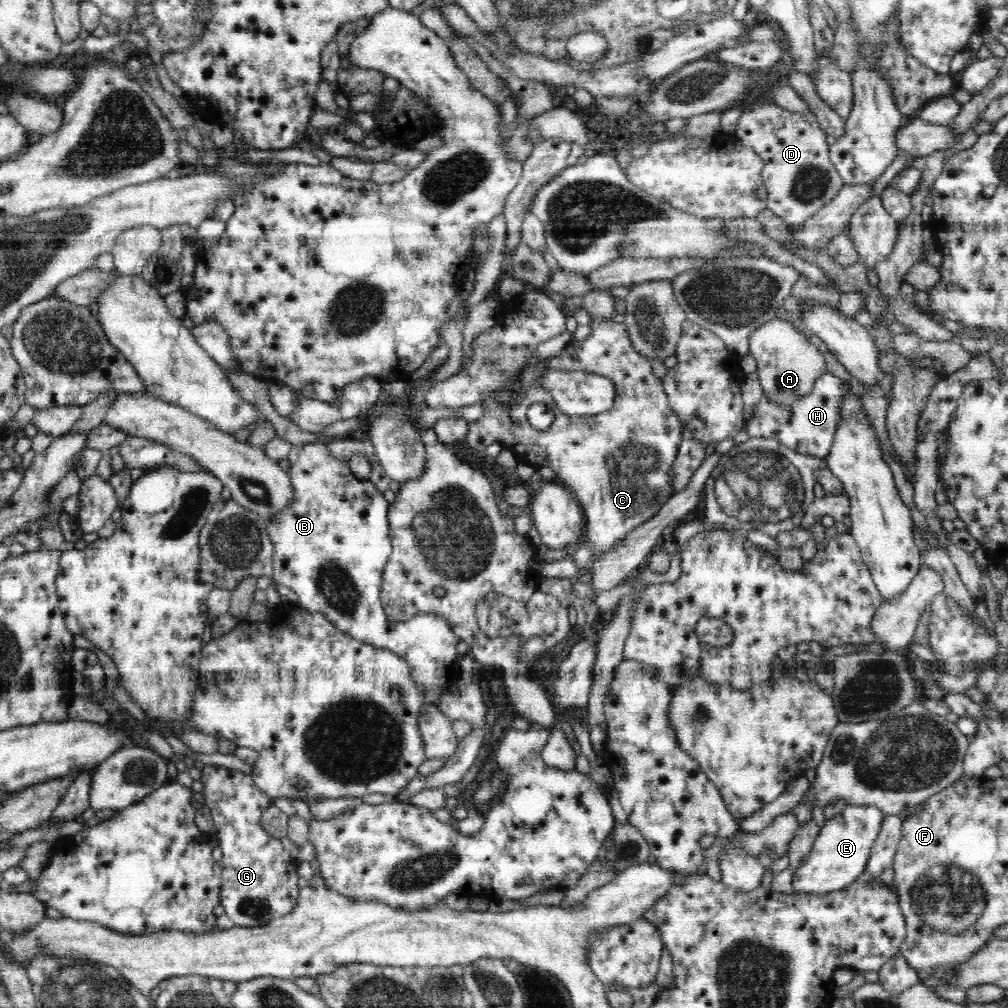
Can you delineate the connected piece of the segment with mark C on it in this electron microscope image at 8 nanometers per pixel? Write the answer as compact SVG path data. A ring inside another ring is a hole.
M592 319L591 333L583 340L570 341L562 347L556 356L540 364L545 368L561 371L586 371L600 374L612 379L616 390L614 405L611 410L590 416L566 416L558 411L556 402L550 392L545 391L544 385L538 383L536 373L526 369L521 374L521 383L524 393L520 398L514 398L508 404L496 404L492 398L482 402L484 414L480 420L468 424L468 434L465 436L466 444L472 450L485 451L486 446L499 444L510 452L514 452L518 463L536 467L550 467L556 474L556 479L566 486L580 501L585 516L585 530L582 536L583 544L590 545L594 559L600 554L623 544L623 539L637 527L644 525L660 512L663 504L675 493L673 478L673 465L675 464L678 448L683 442L685 426L682 425L678 414L671 410L668 396L663 388L662 378L654 375L650 359L634 349L628 337L626 325L611 319ZM536 403L544 403L554 411L554 422L548 430L531 428L527 418L528 408Z

